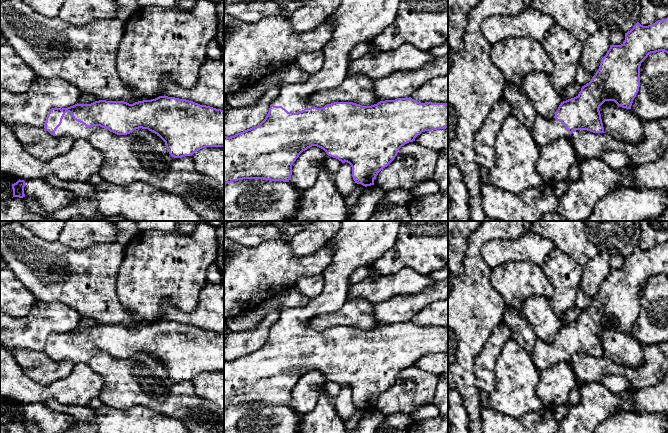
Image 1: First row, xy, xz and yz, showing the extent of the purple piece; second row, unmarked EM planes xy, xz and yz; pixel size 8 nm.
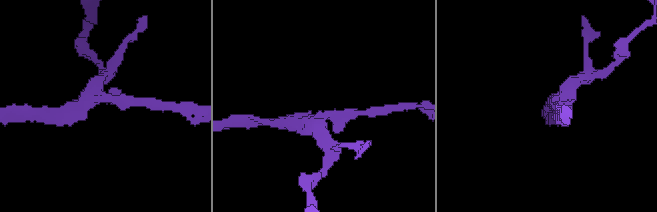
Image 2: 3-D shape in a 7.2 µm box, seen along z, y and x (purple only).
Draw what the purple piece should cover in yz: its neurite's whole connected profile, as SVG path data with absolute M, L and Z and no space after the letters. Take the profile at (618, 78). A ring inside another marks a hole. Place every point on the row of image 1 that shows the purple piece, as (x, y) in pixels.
M668 17L648 26L637 22L630 31L625 33L625 40L621 45L610 45L601 60L599 69L591 81L582 86L576 97L561 102L552 119L546 119L537 114L531 132L536 144L539 147L549 145L559 139L569 138L576 130L605 133L599 111L600 106L605 101L614 101L622 108L631 109L640 87L641 63L649 54L659 51L668 54Z

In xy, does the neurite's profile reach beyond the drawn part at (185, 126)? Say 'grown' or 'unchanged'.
grown

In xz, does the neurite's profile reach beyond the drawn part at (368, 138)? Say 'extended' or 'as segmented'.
extended

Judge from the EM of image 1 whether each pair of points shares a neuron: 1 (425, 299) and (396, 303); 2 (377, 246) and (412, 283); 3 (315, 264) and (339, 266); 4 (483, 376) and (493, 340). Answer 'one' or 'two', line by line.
1: one
2: two
3: two
4: one

